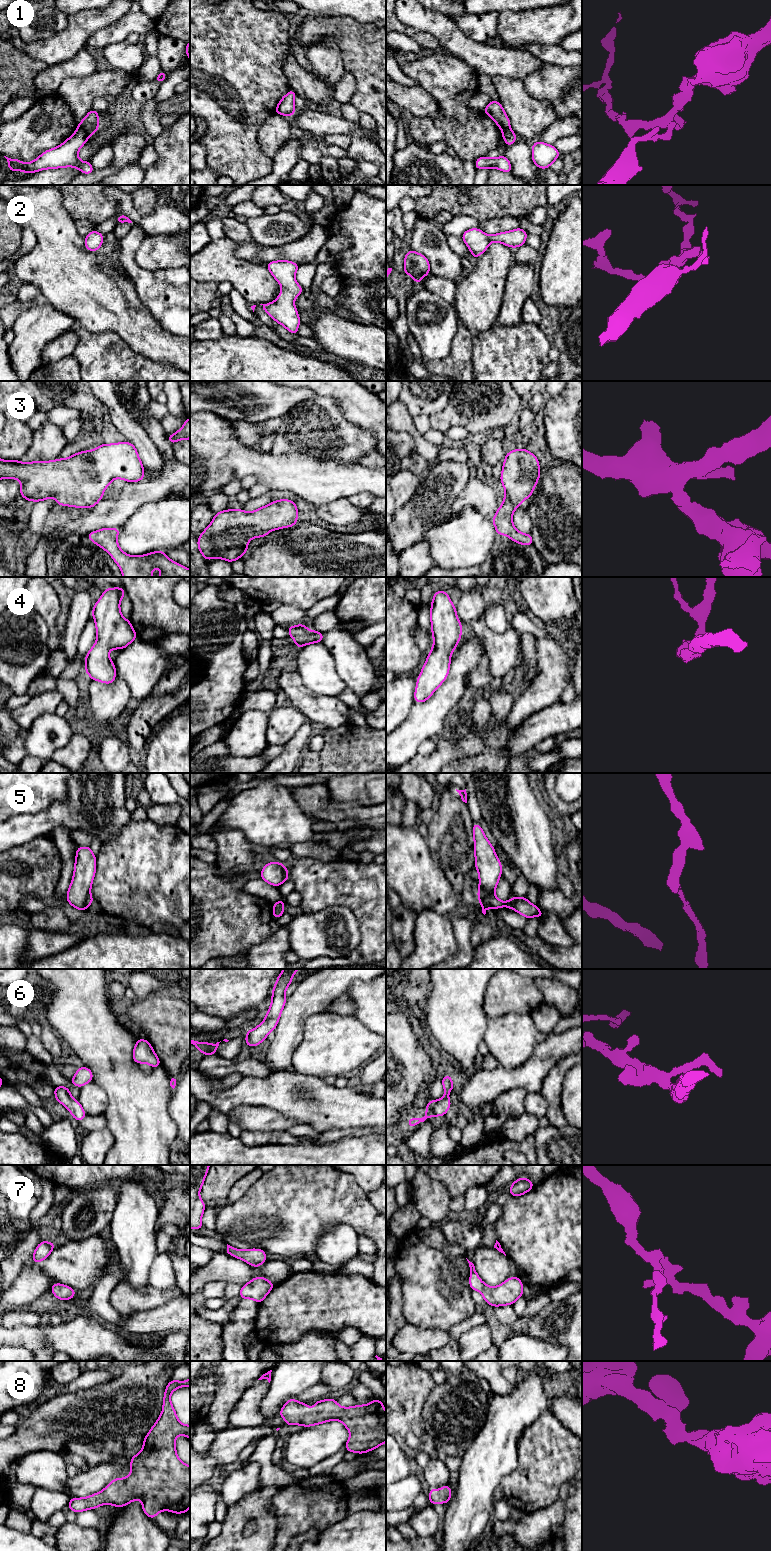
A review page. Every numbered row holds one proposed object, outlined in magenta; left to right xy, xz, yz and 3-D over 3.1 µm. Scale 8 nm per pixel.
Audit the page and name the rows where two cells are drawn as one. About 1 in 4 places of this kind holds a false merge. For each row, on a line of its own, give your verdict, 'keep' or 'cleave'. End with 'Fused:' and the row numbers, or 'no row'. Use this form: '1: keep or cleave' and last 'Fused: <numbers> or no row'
1: cleave
2: keep
3: keep
4: keep
5: cleave
6: keep
7: keep
8: keep
Fused: 1, 5

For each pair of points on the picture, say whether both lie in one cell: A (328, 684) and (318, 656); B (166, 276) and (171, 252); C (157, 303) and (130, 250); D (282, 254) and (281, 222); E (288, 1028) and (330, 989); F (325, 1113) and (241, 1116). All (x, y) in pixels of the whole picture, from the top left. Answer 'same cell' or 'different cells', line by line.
A: same cell
B: different cells
C: same cell
D: different cells
E: same cell
F: different cells

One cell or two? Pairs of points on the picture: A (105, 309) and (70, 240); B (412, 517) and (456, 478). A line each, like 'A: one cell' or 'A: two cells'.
A: one cell
B: one cell

